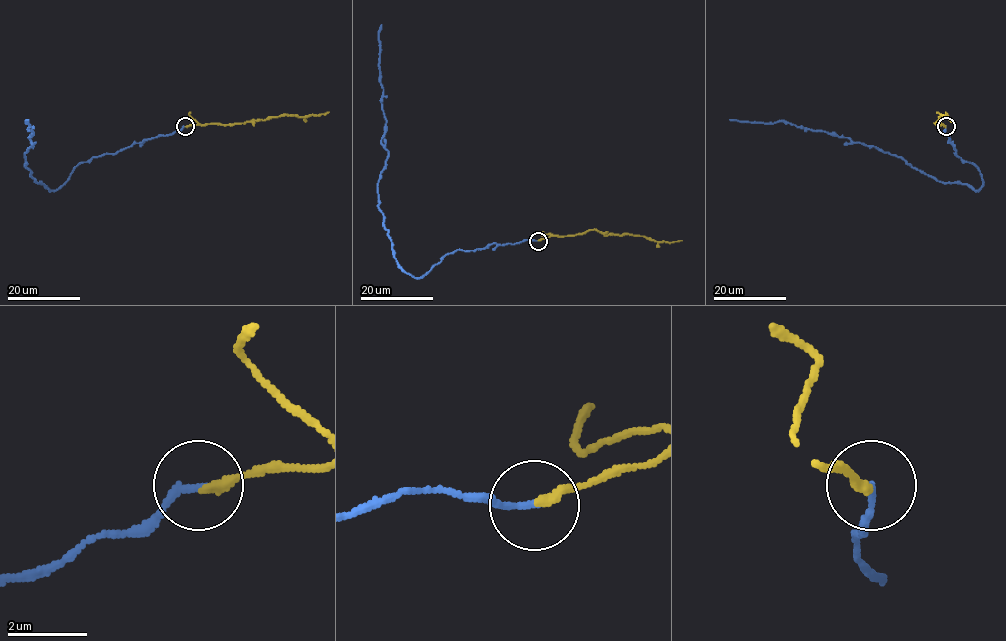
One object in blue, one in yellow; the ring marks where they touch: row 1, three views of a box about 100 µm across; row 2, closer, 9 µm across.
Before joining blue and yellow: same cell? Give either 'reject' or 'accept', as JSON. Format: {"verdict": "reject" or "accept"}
{"verdict": "accept"}

